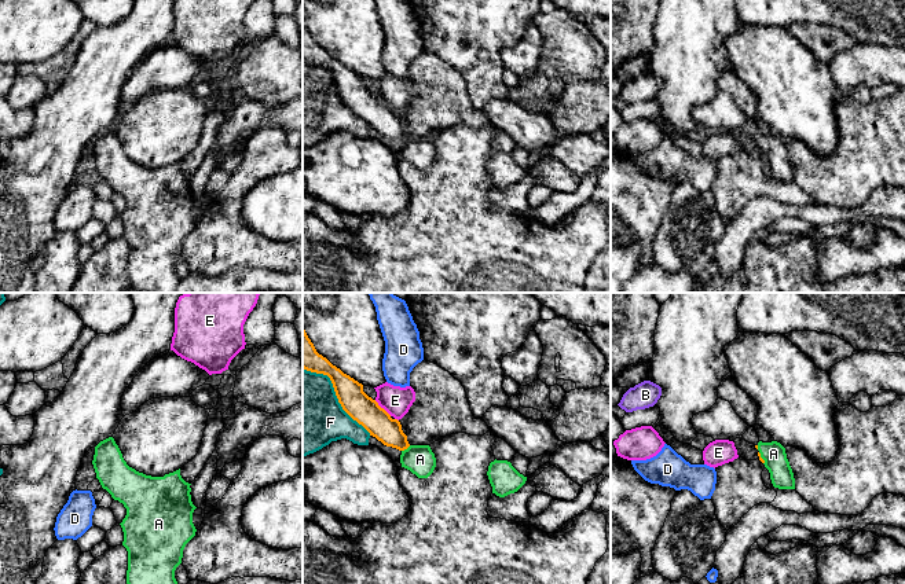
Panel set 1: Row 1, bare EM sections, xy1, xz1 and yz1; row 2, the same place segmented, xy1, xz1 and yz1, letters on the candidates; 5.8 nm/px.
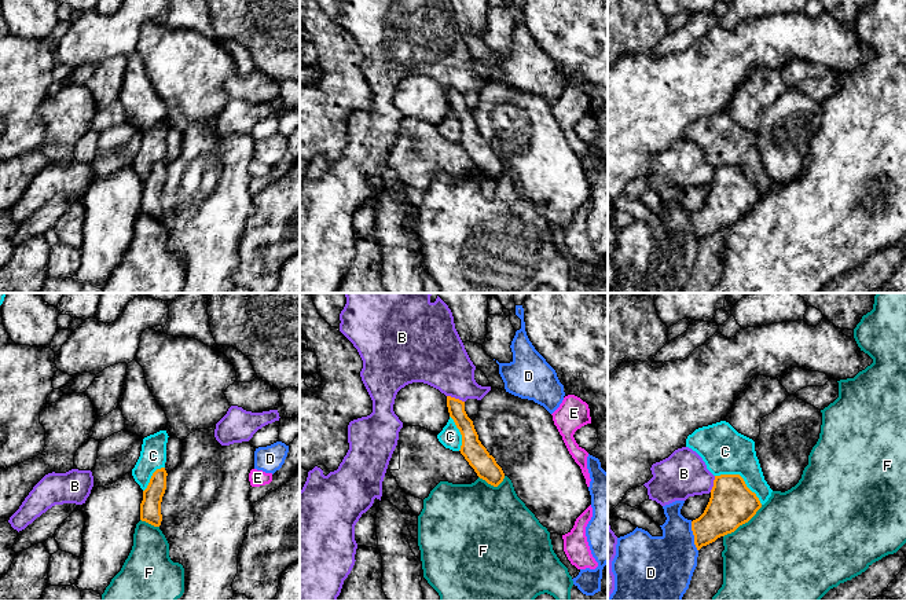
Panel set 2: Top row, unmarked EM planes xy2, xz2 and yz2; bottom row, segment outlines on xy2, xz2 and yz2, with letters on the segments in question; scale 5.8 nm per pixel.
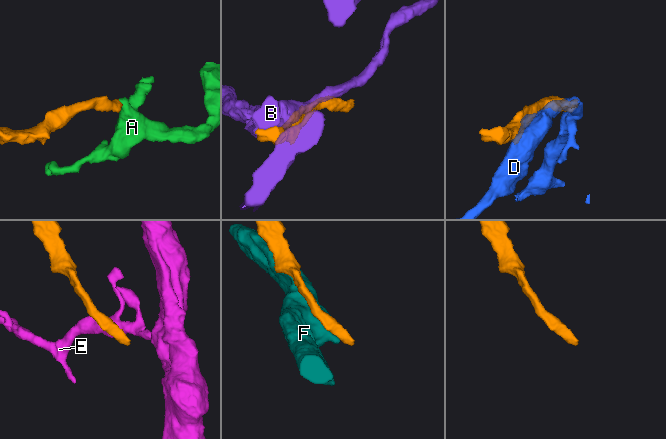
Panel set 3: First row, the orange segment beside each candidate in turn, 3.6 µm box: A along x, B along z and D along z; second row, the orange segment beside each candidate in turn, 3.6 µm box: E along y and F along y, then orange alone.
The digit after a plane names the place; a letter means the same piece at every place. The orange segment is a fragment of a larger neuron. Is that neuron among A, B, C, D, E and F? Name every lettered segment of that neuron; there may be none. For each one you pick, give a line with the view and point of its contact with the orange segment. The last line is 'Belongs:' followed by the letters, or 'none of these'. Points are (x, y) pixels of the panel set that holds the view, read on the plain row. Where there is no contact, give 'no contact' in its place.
A: xz1 (406, 140)
Belongs: A

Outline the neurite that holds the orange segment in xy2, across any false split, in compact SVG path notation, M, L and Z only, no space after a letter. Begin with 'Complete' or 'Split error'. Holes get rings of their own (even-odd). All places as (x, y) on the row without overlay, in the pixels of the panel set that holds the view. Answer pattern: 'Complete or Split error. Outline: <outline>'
Complete. Outline: M157 161L143 183L143 193L140 195L140 212L154 219L159 219L162 213L161 194L166 182L166 162Z

